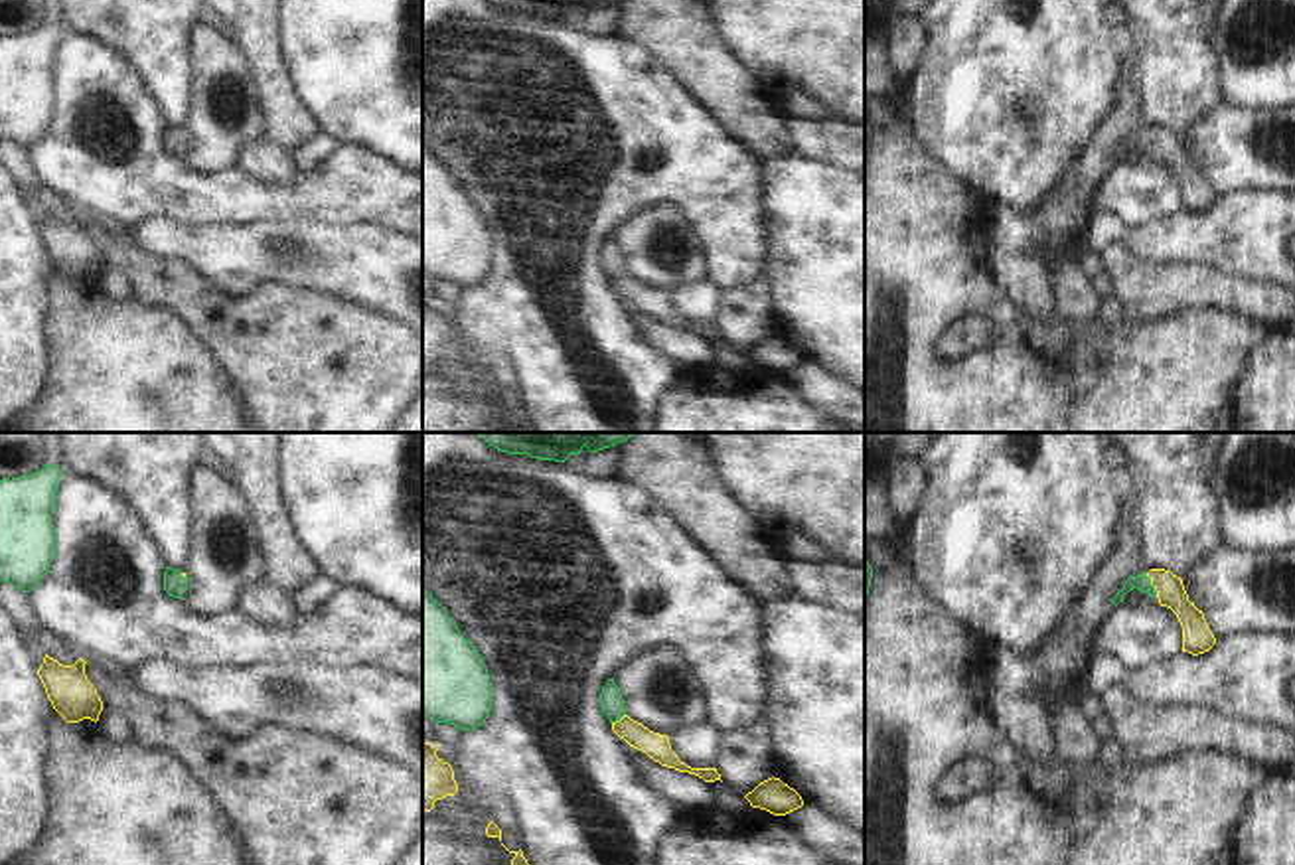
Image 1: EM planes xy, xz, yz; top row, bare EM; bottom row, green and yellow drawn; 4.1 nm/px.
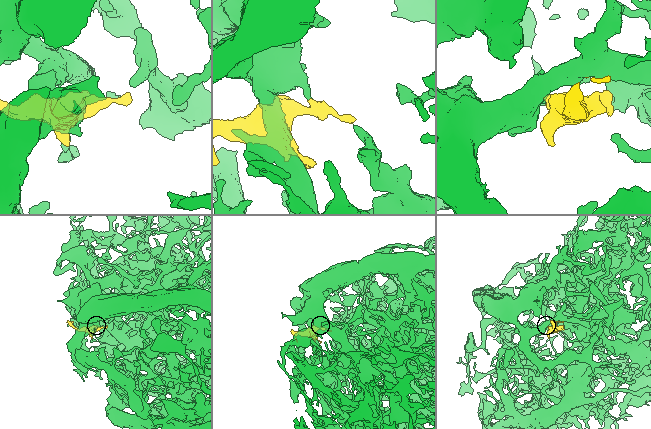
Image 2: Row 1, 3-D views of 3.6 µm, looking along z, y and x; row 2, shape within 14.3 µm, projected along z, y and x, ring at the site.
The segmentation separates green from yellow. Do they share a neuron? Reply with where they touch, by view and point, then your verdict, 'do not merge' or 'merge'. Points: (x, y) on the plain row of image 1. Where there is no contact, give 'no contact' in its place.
yz (1151, 143) | merge

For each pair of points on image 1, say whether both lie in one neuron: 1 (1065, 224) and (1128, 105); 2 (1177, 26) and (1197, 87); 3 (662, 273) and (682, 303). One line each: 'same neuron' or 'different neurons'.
1: same neuron
2: same neuron
3: different neurons

